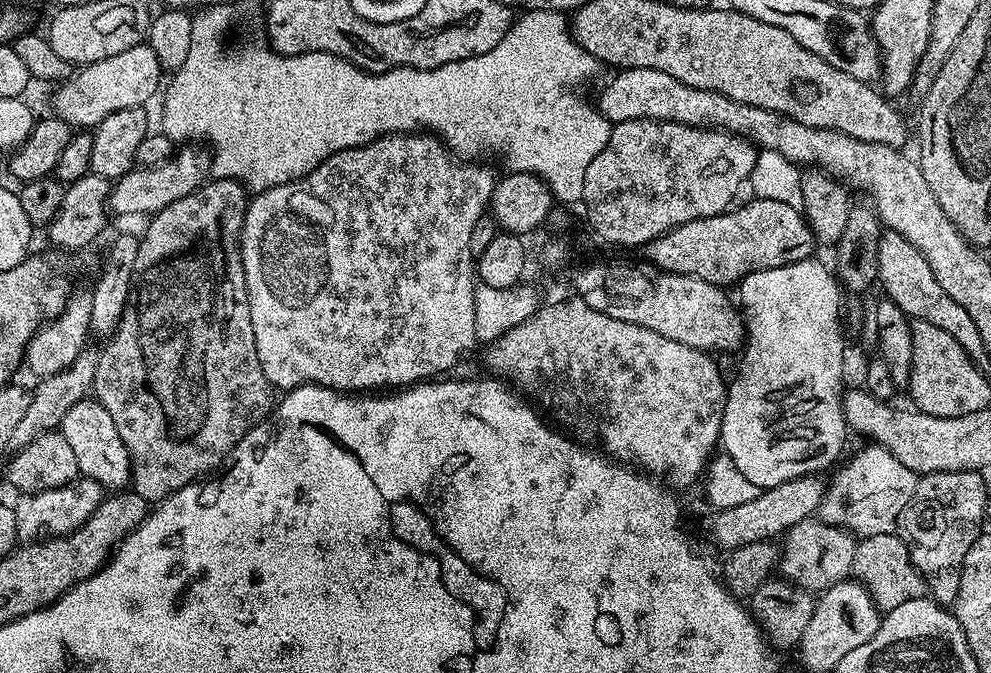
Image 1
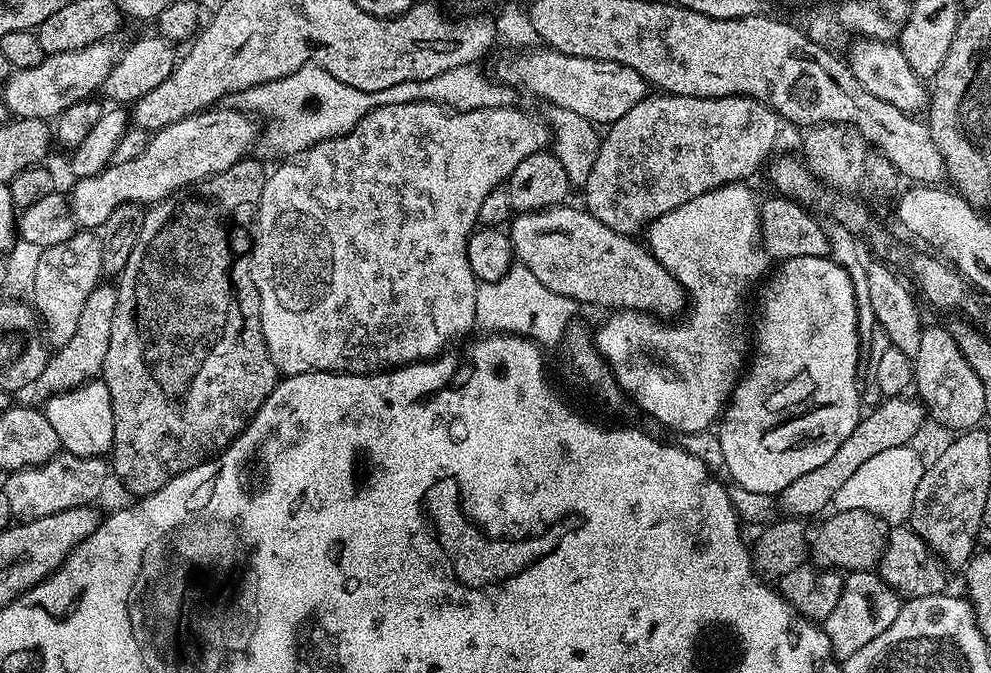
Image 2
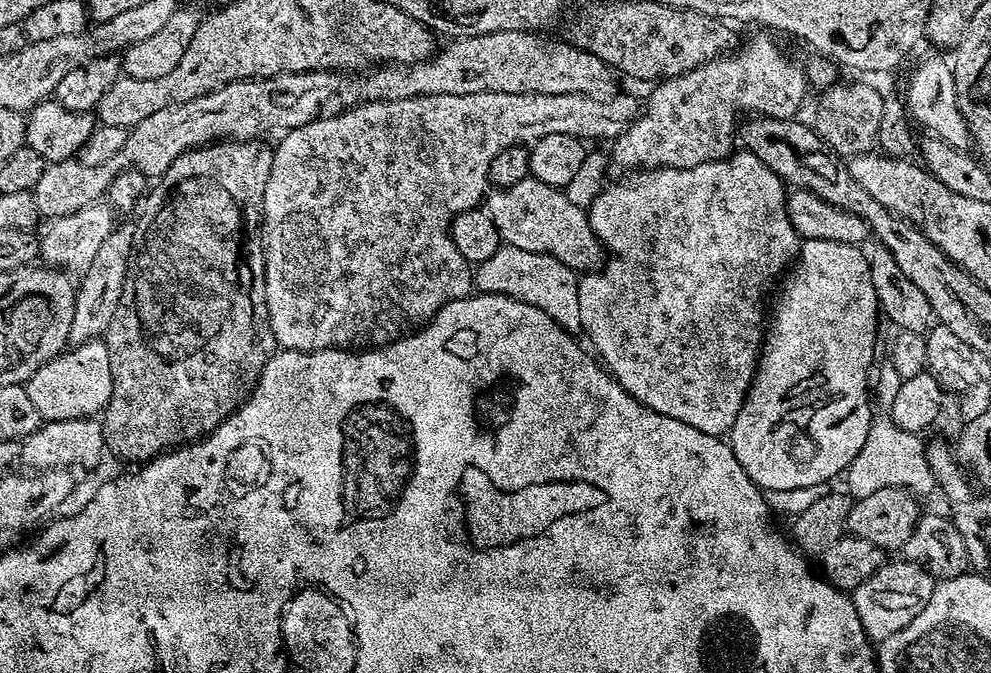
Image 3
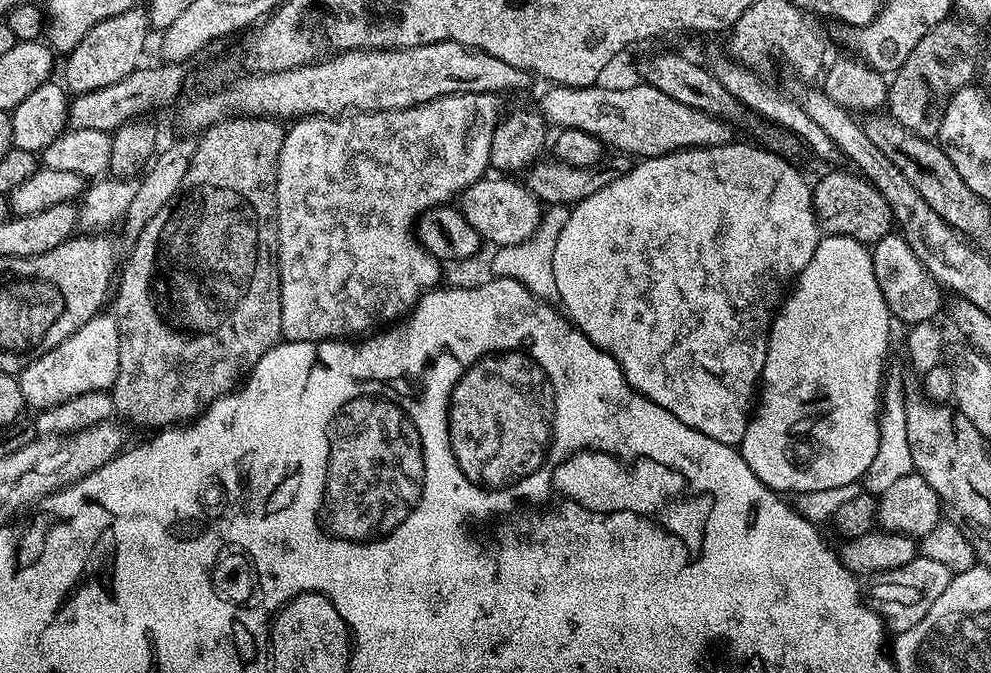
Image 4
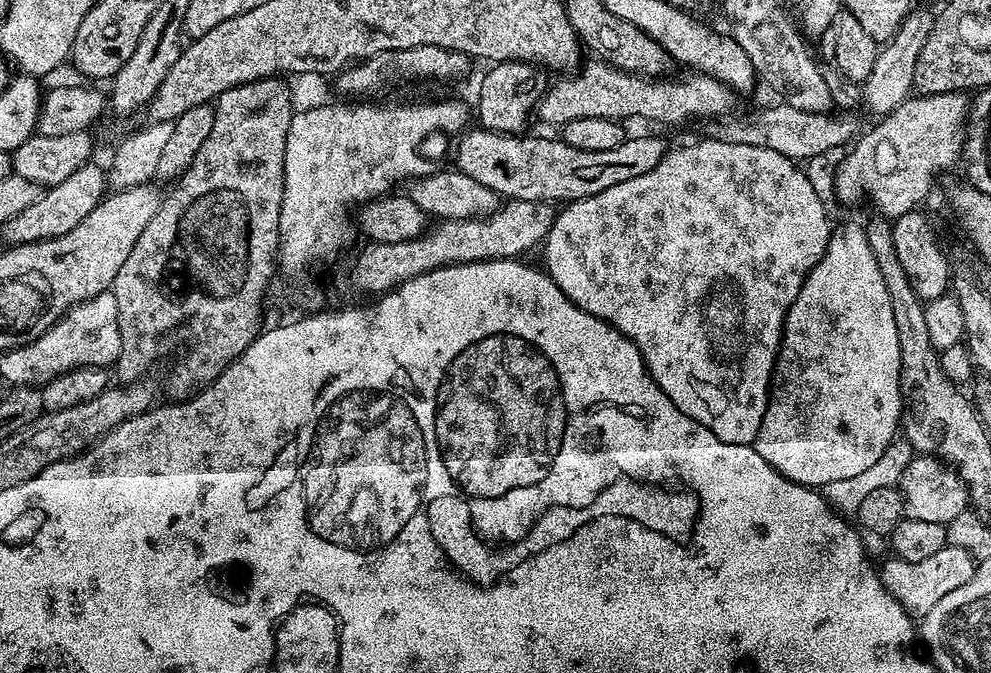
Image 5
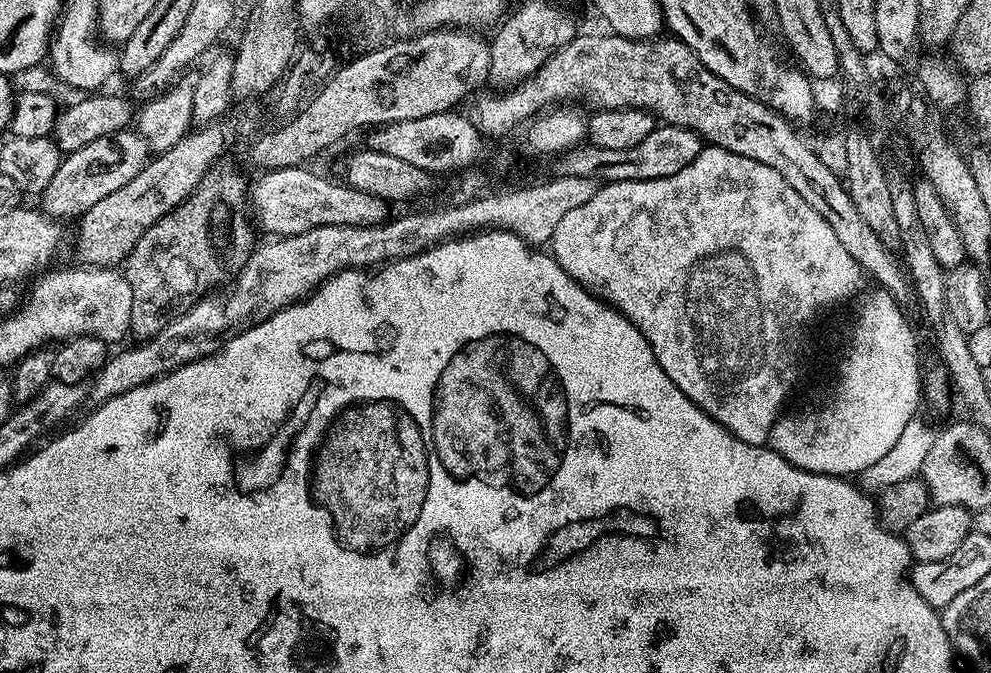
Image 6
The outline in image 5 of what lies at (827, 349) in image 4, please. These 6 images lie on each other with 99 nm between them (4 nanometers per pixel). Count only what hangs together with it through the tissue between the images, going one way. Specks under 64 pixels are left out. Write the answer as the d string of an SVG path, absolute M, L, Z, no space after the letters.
M863 223L840 224L837 228L835 225L831 229L828 246L822 258L806 278L802 290L798 290L798 298L794 298L784 319L784 333L780 339L780 352L776 356L776 370L772 373L772 387L766 414L762 418L762 426L758 430L754 445L758 454L778 474L817 490L828 482L841 481L842 478L855 477L859 473L864 473L865 469L873 466L874 462L878 461L878 458L881 458L885 450L897 439L904 415L904 395L900 389L901 366L902 350L898 344L898 325L894 322L894 306L890 306L890 290L886 290L886 281L882 278L882 270L878 270L874 250L870 250L865 225Z

